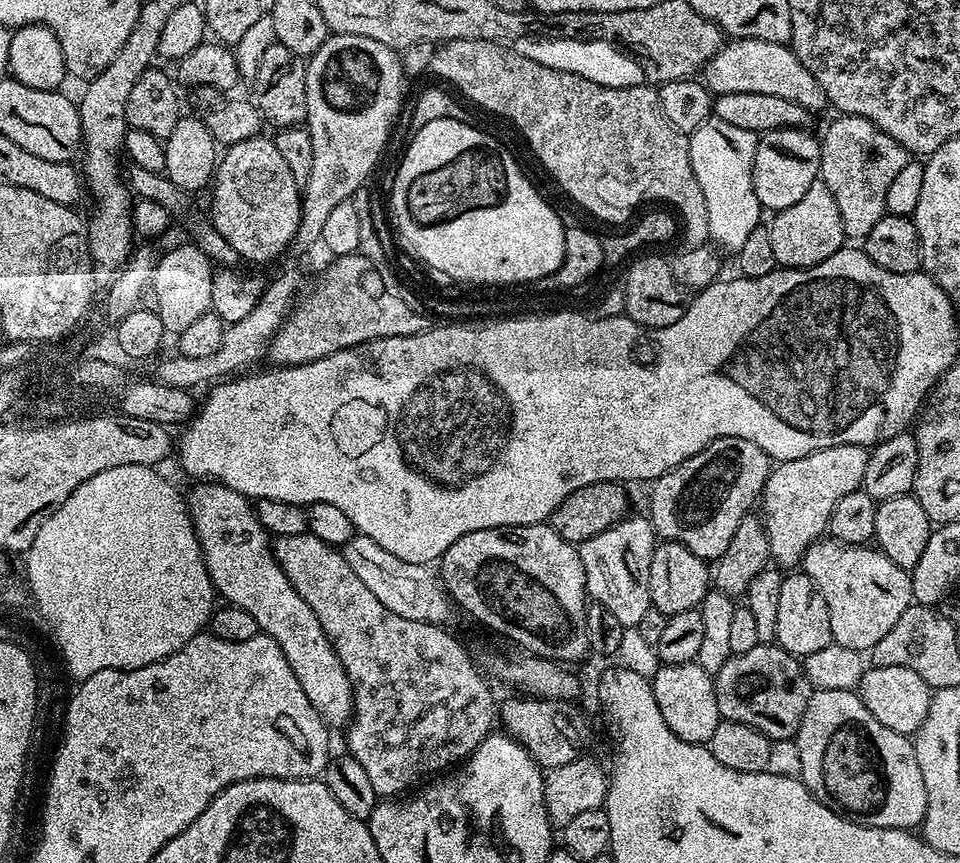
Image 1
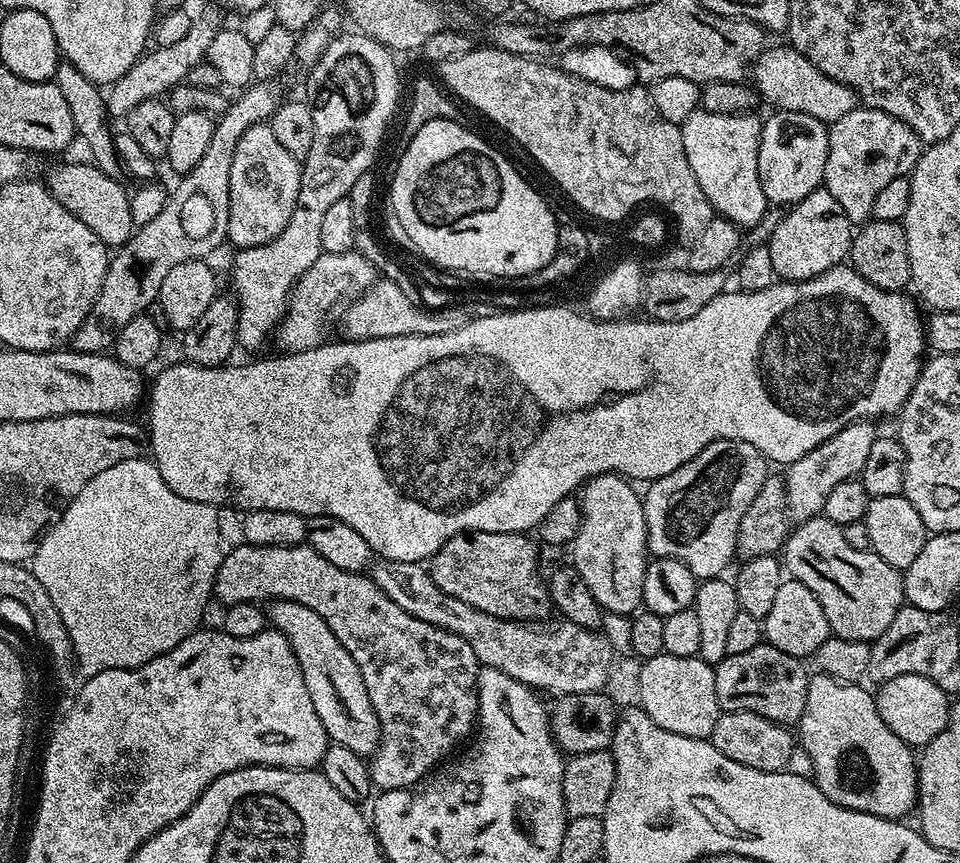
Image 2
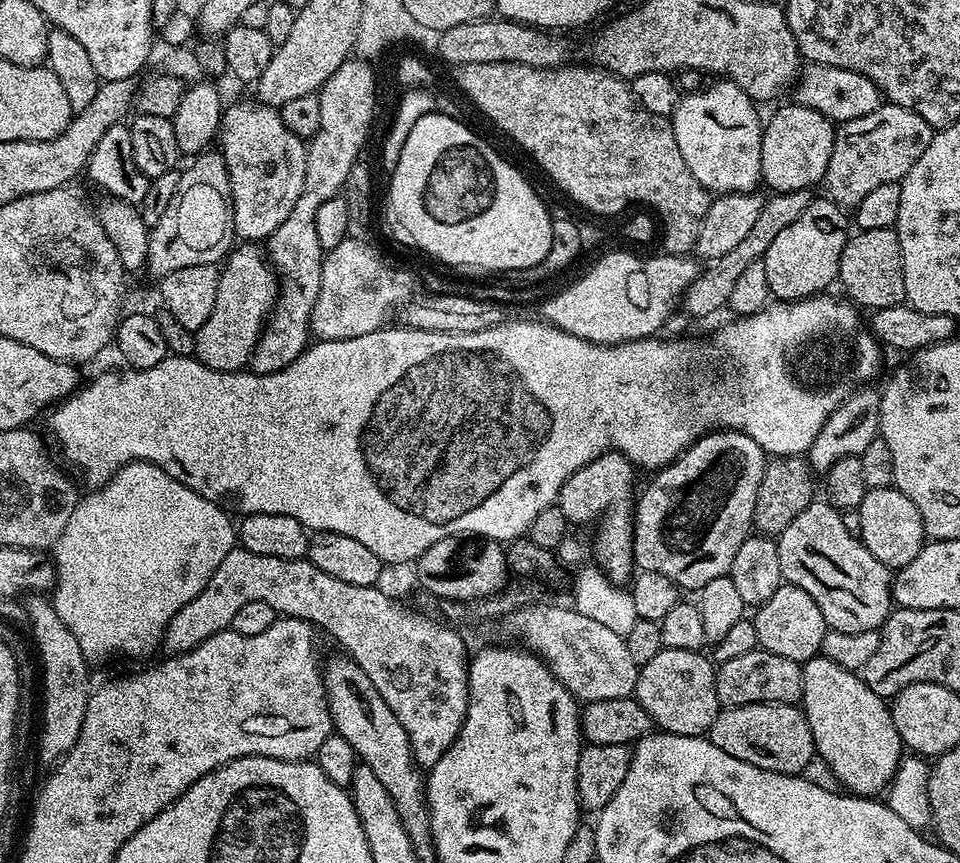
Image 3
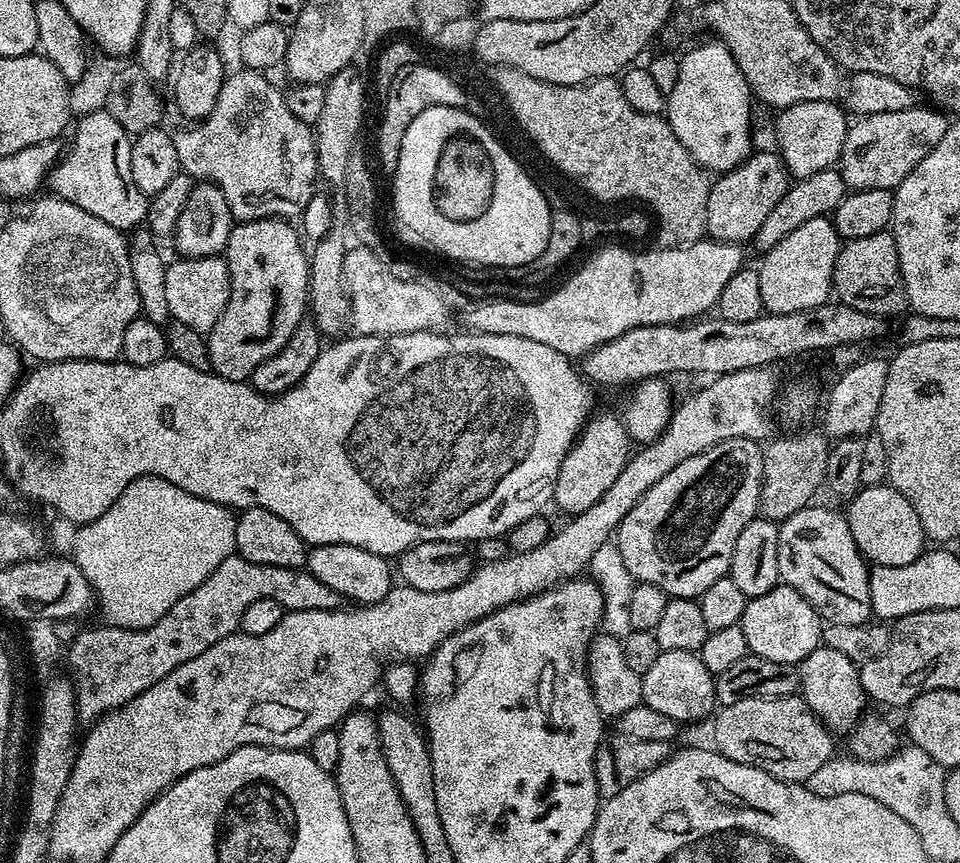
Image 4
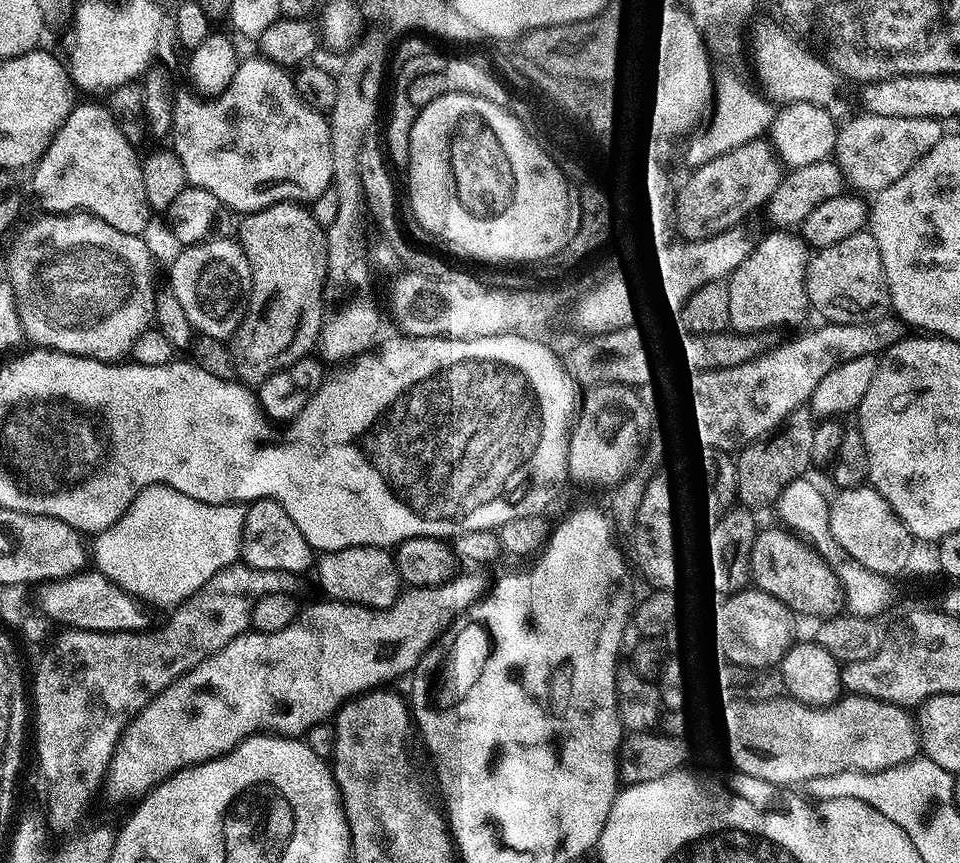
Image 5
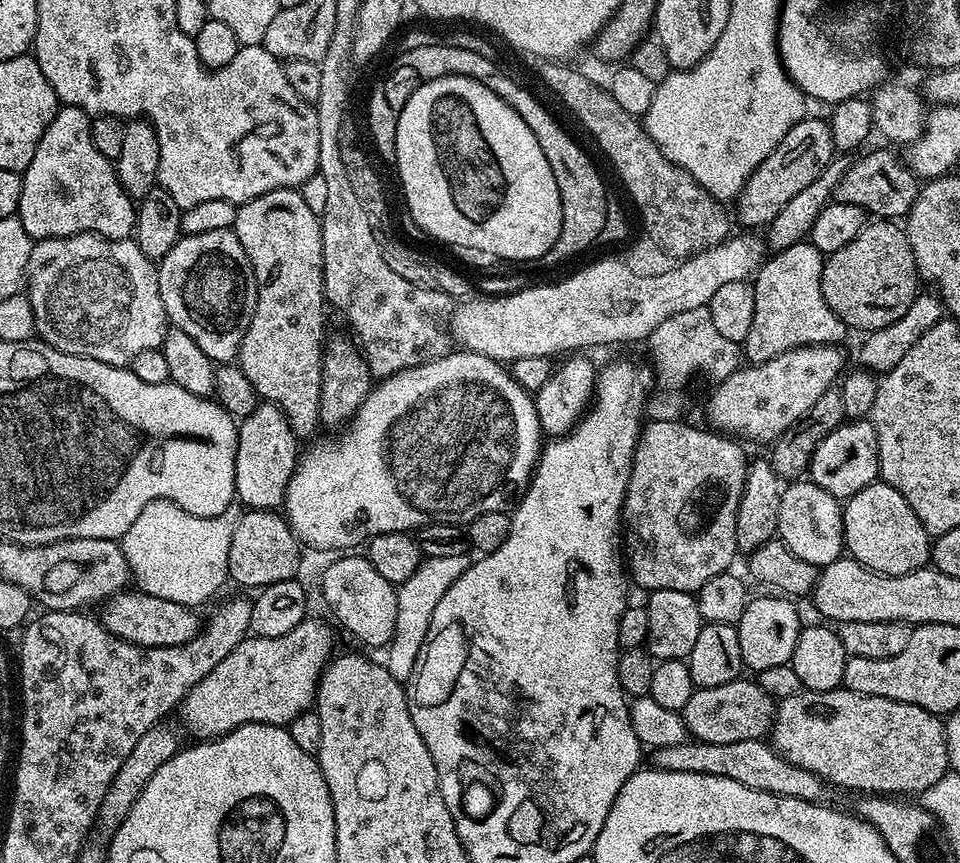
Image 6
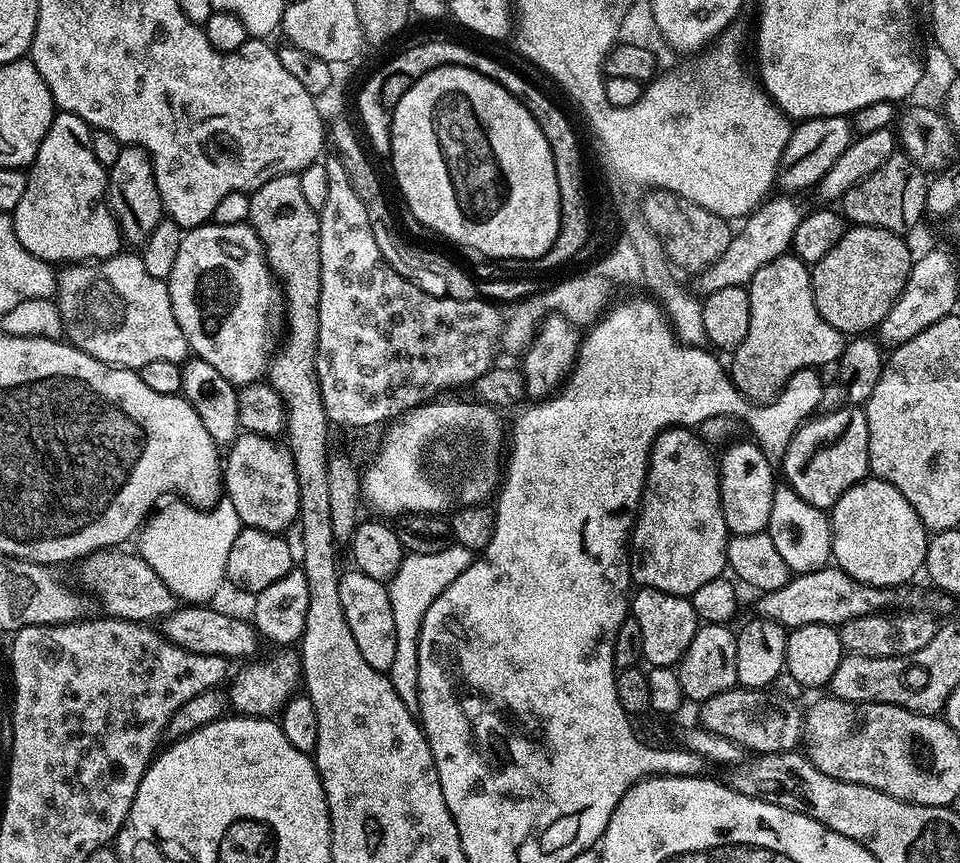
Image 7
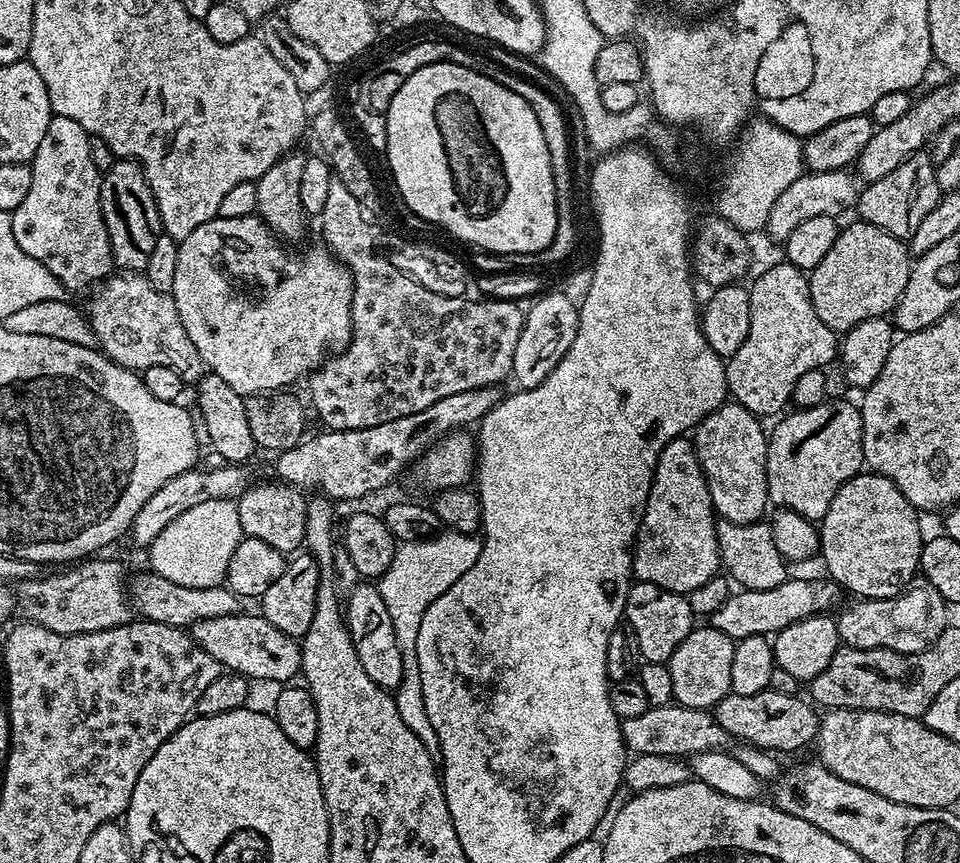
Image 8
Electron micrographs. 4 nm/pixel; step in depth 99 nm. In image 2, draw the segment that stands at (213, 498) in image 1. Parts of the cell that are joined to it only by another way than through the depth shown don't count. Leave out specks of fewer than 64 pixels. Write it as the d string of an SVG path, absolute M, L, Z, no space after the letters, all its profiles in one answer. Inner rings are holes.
M273 600L267 605L268 623L275 631L281 632L290 642L290 650L294 650L294 658L298 658L298 666L302 666L302 678L306 678L306 690L310 690L310 699L314 702L314 710L322 721L329 741L338 746L347 746L354 754L368 758L380 745L380 723L378 714L374 714L374 706L370 706L370 694L366 694L366 682L362 682L362 670L358 670L358 662L350 658L350 650L334 638L334 630L322 622L319 614L314 614L310 606L302 606L300 602L289 600Z

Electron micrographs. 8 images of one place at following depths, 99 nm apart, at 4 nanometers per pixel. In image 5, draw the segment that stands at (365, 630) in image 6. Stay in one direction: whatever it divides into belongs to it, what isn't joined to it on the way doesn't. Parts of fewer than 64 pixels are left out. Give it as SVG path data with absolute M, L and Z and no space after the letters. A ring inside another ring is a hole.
M369 544L323 553L315 561L315 572L327 599L347 600L348 603L360 604L363 608L389 608L402 591L402 581L396 572L393 553L387 548L375 548Z

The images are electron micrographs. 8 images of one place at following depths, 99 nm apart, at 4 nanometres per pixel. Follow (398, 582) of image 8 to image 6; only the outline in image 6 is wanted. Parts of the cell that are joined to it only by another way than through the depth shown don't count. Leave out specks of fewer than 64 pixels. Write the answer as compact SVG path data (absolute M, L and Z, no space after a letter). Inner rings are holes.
M459 551L438 558L421 559L418 570L397 587L398 618L392 635L392 643L386 649L386 655L388 655L386 667L389 674L396 680L401 682L411 680L416 663L419 662L425 643L429 639L428 627L432 624L434 606L442 602L446 590L450 590L450 586L454 586L454 582L462 578L462 574L466 574L468 567L474 563L473 557L464 555L463 551Z

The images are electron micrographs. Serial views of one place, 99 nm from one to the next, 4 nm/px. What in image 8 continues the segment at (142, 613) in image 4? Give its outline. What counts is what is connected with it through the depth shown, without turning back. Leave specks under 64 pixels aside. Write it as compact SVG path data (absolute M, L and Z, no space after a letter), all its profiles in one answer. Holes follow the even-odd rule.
M211 500L202 502L202 506L194 506L194 510L186 510L170 522L158 538L147 549L151 571L170 582L178 582L178 586L194 586L195 588L219 588L225 583L230 566L230 554L242 539L236 500Z

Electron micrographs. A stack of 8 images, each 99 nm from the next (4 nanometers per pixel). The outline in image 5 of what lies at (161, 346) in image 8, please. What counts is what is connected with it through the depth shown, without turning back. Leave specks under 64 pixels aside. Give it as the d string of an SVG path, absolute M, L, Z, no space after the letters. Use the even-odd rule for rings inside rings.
M70 212L67 214L44 214L41 220L33 222L24 229L12 246L8 256L8 273L6 279L16 295L18 318L22 322L25 337L38 348L50 348L53 352L69 352L75 356L89 356L95 360L120 362L131 353L134 342L147 328L153 327L156 319L156 272L152 269L152 252L148 249L147 239L134 234L122 234L122 230L114 230L114 226L106 226L102 218L91 216L89 212Z

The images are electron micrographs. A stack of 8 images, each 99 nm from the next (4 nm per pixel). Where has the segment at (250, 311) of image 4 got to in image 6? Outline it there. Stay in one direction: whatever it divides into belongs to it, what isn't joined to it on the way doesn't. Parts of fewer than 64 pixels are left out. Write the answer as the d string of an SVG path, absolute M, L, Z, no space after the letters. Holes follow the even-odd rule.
M279 188L239 205L231 229L238 242L242 242L242 250L246 250L246 258L250 258L250 266L256 279L254 314L238 349L240 369L242 374L246 374L246 378L250 378L250 386L254 386L261 401L276 404L284 411L297 441L311 441L316 428L321 427L322 357L326 347L324 247L320 217L317 212L310 210L310 206L306 206L306 201L297 189Z

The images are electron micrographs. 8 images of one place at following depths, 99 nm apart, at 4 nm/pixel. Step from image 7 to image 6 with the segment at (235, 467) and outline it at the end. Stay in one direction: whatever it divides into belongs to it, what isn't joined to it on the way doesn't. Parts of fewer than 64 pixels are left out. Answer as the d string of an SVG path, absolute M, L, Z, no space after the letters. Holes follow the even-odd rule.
M257 403L256 409L248 413L245 420L239 421L238 431L236 500L245 509L257 512L279 509L286 498L298 459L298 441L286 414L276 404Z

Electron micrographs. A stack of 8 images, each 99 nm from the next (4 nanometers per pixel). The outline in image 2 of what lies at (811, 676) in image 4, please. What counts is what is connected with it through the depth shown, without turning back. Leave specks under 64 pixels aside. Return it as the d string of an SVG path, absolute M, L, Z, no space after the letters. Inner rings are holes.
M813 675L806 690L806 710L798 725L798 744L810 754L812 763L811 779L838 806L849 812L874 814L876 819L899 821L908 811L918 804L918 760L913 749L878 714L876 697L871 691L860 688L859 683L842 684L829 676Z

